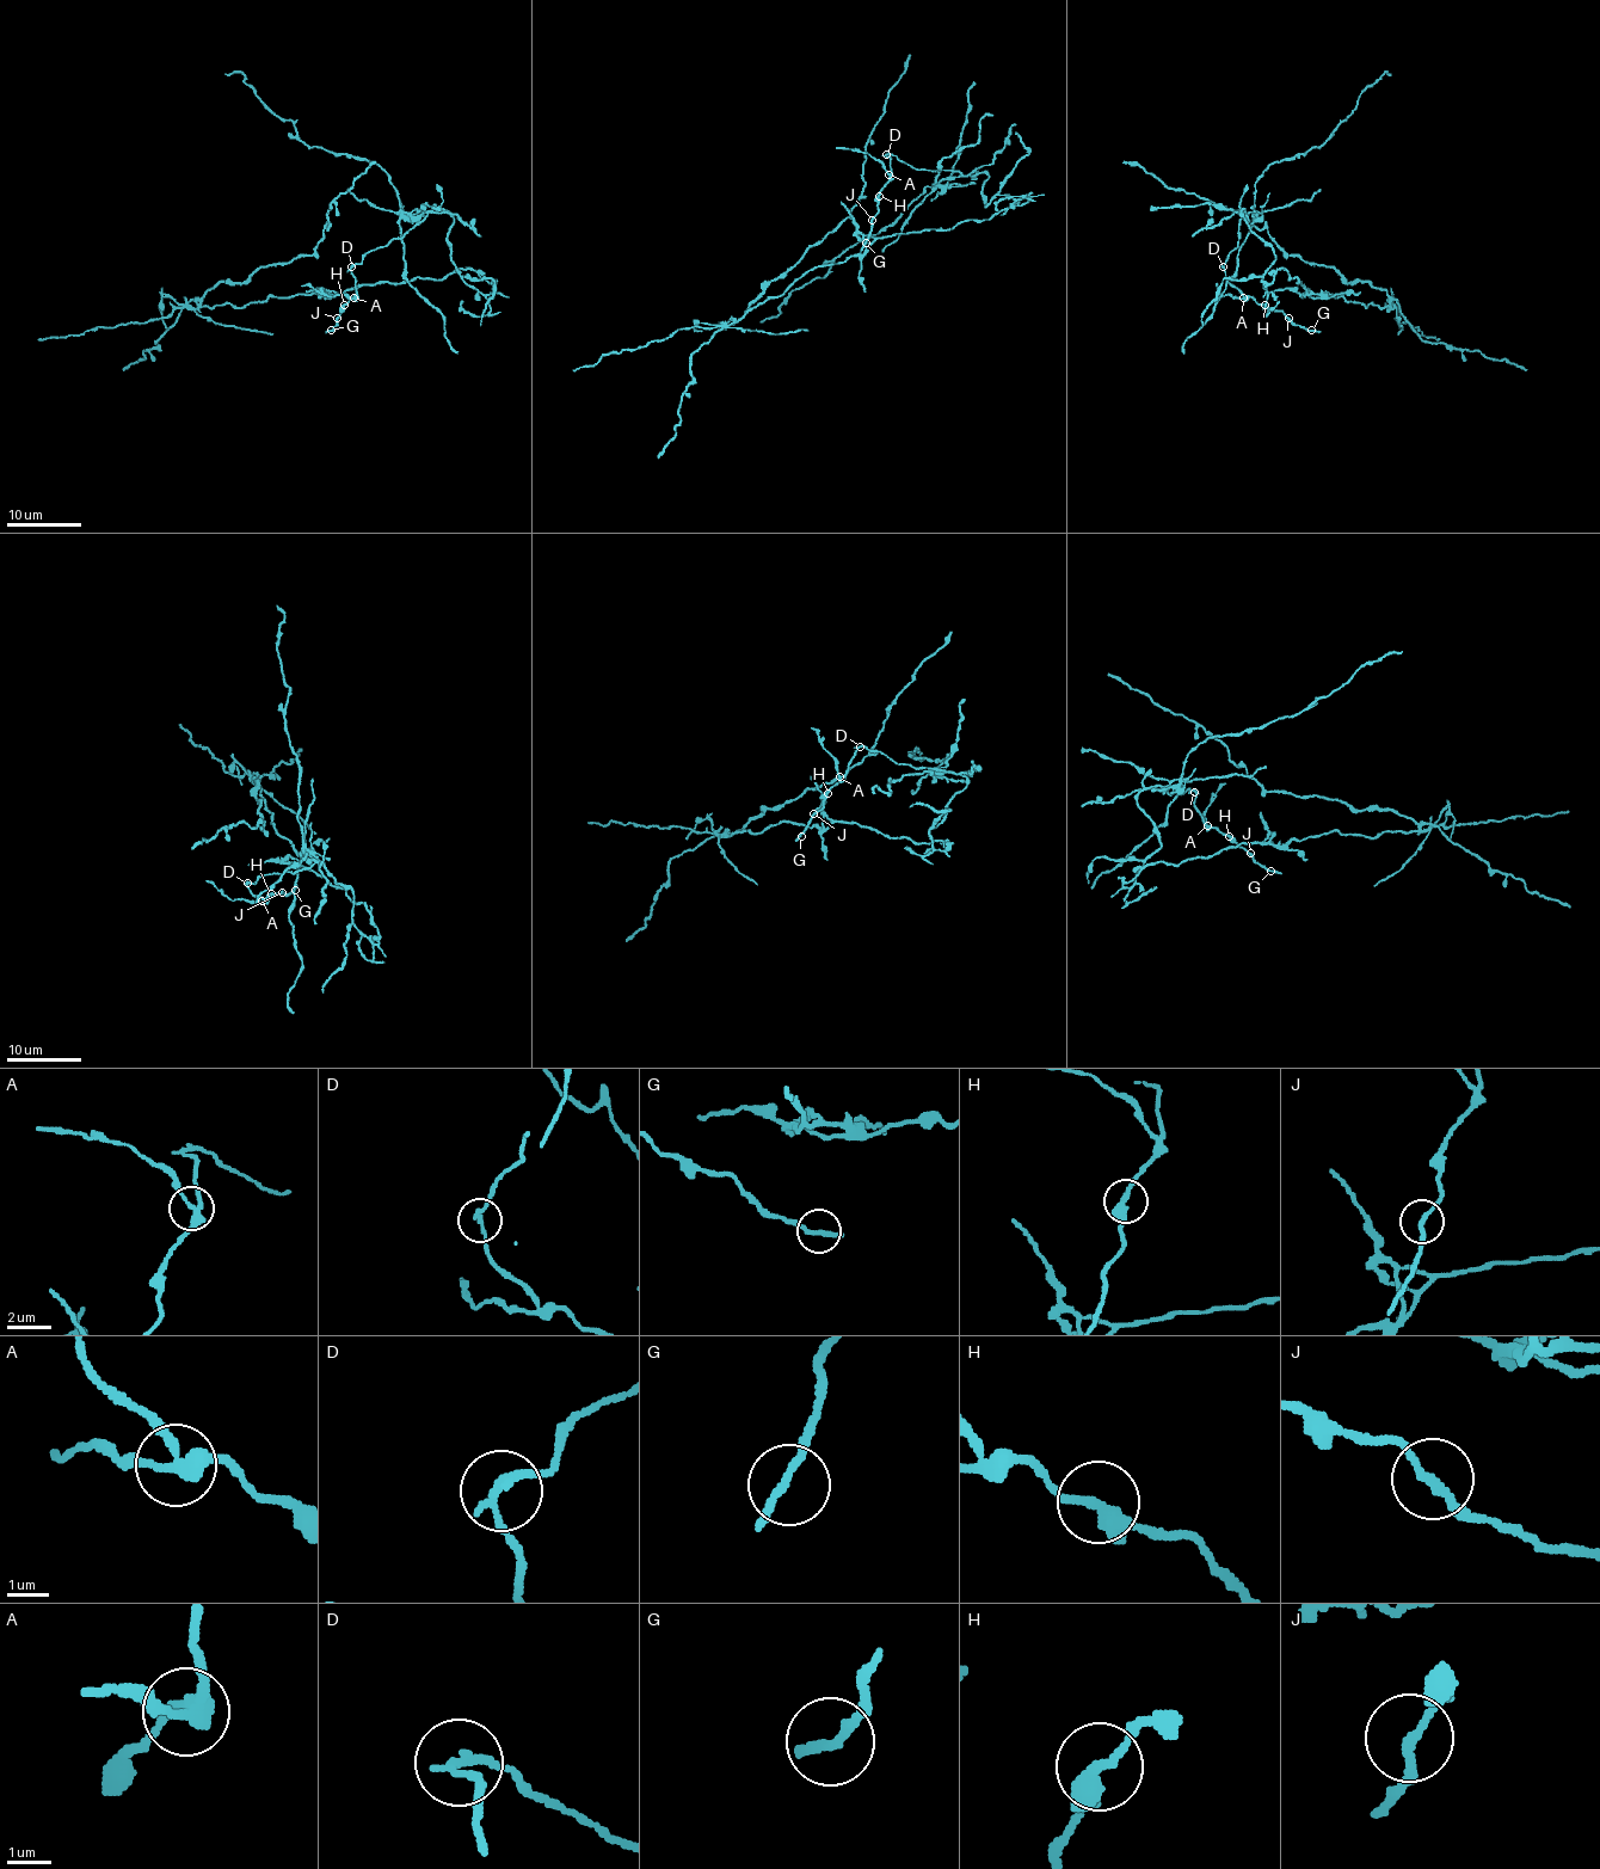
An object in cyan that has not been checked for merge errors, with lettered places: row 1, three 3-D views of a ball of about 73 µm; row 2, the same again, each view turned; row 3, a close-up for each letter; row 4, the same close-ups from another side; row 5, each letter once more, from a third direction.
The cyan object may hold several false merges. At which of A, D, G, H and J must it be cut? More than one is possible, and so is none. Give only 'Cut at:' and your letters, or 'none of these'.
Cut at: A, D

